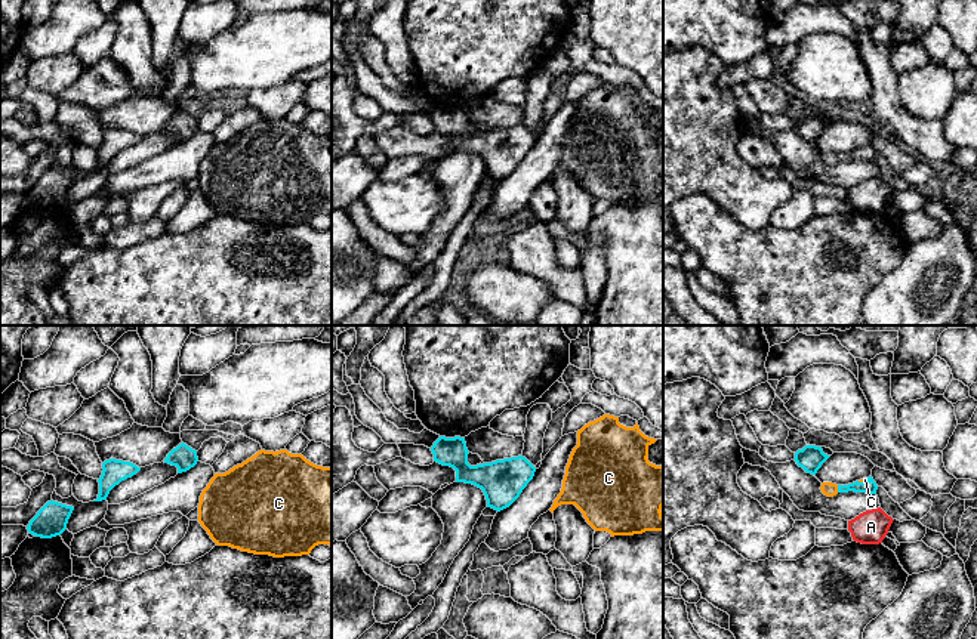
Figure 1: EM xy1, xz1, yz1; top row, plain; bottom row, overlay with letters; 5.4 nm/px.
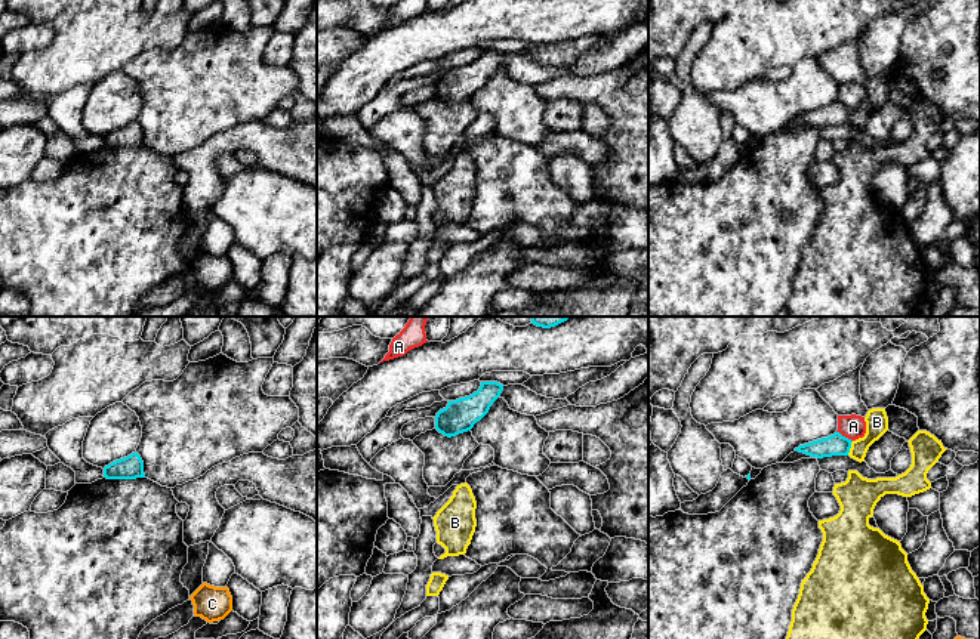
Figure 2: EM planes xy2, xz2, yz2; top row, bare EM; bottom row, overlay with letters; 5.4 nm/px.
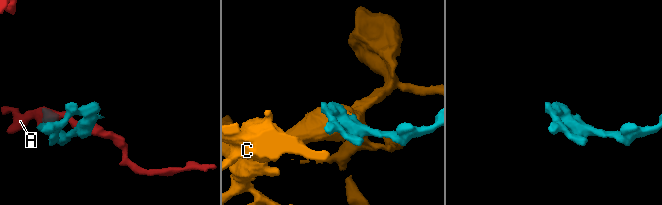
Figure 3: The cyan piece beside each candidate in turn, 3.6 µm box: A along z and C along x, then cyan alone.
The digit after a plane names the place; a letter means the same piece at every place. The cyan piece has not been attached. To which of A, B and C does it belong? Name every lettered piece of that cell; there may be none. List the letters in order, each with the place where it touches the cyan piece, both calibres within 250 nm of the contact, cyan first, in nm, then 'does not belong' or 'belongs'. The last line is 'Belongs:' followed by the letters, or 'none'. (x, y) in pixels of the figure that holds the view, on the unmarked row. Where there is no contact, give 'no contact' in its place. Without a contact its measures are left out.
A: yz2 (844, 105) | 120/130 nm | does not belong
B: yz2 (850, 116) | 120/130 nm | does not belong
C: yz1 (838, 157) | 70/80 nm | belongs
Belongs: C

